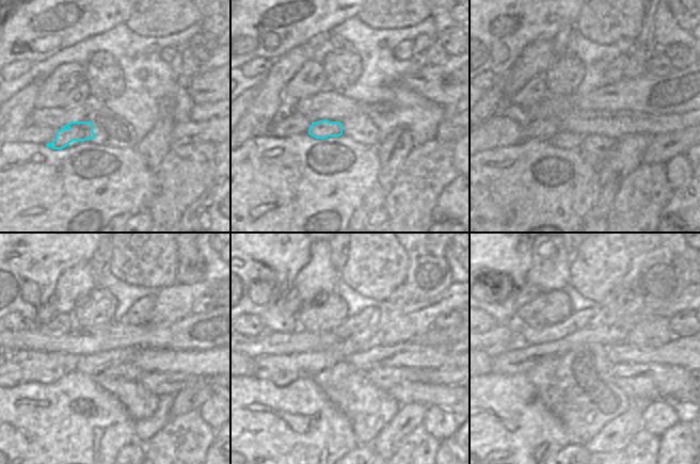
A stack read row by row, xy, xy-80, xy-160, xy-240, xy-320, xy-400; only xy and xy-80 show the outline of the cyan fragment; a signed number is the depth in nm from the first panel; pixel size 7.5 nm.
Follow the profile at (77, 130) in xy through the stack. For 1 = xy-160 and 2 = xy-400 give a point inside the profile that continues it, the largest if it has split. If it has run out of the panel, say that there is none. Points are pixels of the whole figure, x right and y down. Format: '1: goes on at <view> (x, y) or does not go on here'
1: goes on at xy-160 (583, 126)
2: goes on at xy-400 (643, 382)

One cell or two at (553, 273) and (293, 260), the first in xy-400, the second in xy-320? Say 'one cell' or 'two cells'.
two cells

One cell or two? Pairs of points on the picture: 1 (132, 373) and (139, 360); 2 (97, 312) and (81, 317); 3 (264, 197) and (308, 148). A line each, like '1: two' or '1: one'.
1: two
2: one
3: one

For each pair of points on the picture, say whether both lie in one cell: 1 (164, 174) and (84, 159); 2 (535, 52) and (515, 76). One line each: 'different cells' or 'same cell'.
1: same cell
2: same cell

